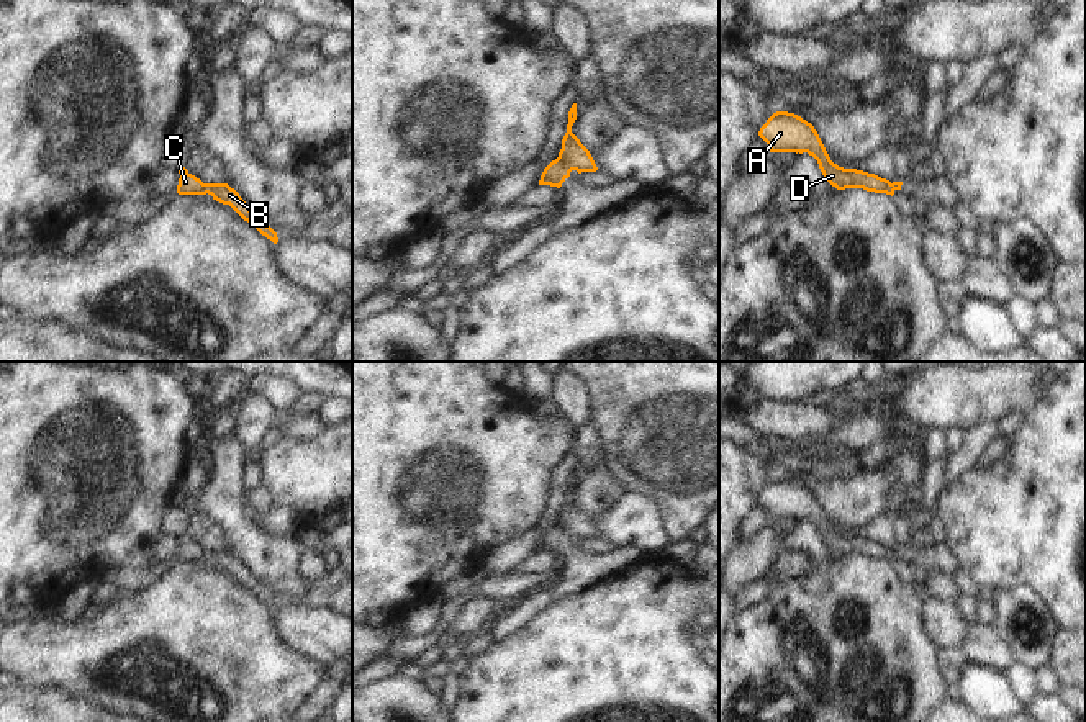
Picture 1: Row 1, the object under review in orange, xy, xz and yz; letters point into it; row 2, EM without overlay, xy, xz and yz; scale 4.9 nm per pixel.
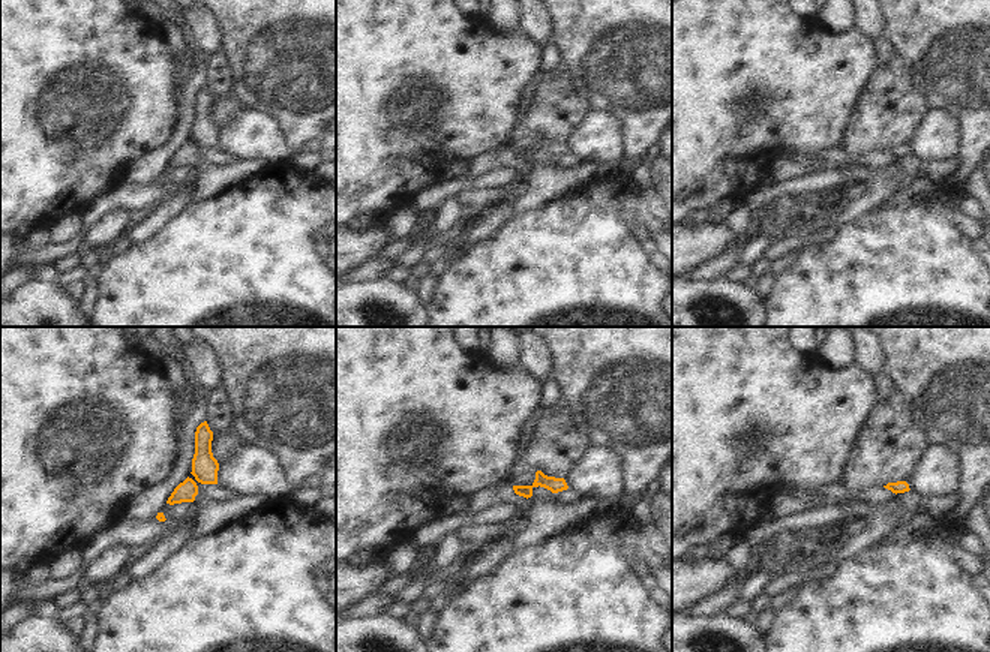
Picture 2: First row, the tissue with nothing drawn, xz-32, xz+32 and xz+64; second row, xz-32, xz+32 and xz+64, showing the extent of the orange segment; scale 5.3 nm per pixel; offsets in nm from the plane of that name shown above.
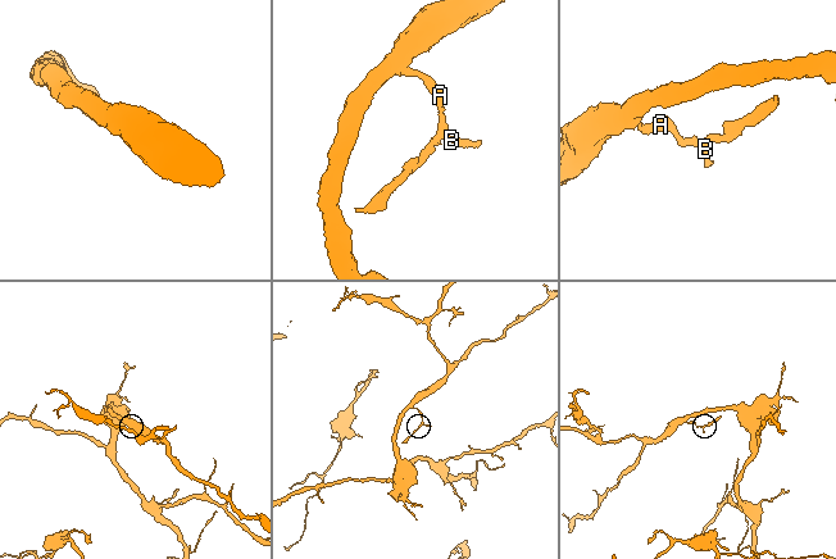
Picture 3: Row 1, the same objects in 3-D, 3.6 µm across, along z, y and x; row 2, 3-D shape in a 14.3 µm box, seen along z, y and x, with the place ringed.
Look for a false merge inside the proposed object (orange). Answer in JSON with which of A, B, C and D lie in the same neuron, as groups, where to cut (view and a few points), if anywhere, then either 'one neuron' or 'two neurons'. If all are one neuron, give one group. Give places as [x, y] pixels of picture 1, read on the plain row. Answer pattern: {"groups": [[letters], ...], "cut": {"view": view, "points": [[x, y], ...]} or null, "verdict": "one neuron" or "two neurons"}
{"groups": [["A", "B", "D"], ["C"]], "cut": {"view": "xz", "points": [[559, 523], [570, 537]]}, "verdict": "two neurons"}

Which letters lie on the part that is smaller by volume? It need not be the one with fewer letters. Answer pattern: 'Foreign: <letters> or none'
Foreign: C

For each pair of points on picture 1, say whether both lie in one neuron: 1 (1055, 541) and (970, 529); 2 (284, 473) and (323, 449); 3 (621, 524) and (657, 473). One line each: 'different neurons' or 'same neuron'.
1: same neuron
2: same neuron
3: different neurons

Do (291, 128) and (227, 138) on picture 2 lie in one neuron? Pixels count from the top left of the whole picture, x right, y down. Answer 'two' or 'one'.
two

